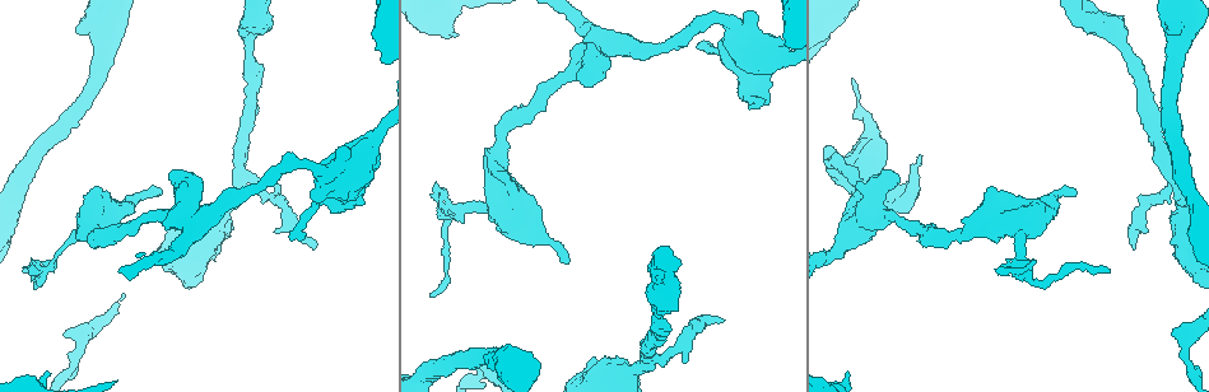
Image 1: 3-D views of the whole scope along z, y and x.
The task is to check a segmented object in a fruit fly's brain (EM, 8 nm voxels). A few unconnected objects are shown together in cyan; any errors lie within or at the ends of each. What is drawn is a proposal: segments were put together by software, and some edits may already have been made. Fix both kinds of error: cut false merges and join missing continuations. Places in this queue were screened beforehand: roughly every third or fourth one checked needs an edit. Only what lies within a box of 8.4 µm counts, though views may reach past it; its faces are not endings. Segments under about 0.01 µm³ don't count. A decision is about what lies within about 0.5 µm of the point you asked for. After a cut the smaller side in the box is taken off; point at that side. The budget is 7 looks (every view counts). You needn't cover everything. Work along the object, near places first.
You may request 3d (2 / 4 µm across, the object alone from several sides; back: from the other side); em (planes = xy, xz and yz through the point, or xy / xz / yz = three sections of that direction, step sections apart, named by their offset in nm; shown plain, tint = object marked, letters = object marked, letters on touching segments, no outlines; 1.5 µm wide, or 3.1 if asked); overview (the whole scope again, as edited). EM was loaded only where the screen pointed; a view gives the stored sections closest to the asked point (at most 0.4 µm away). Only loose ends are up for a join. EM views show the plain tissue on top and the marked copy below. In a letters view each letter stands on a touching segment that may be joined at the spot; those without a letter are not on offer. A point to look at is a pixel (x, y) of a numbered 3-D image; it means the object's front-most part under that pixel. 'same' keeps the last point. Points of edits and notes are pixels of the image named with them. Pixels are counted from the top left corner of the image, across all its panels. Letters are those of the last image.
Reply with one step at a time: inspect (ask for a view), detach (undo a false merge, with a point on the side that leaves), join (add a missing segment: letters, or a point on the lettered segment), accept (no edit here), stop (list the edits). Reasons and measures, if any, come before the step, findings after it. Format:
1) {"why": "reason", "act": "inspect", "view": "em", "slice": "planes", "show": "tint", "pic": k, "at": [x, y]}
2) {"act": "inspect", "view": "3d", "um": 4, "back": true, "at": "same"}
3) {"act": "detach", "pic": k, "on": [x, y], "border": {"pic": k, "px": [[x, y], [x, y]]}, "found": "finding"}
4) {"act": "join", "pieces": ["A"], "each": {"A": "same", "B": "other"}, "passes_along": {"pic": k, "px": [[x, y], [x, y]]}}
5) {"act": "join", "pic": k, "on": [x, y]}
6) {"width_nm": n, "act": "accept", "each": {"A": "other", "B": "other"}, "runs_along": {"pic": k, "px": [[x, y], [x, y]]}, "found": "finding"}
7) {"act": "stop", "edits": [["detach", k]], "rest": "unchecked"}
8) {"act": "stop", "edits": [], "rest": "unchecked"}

{"why": "free end", "act": "inspect", "view": "em", "slice": "xz", "step": 8, "show": "letters", "pic": 1, "at": [1134, 246]}

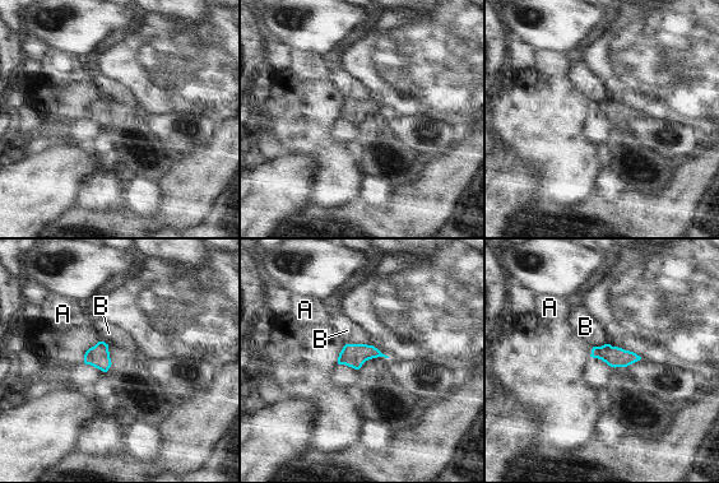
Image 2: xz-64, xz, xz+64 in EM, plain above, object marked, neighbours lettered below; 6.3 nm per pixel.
{"act": "accept", "each": {"A": "other", "B": "other"}, "border": {"pic": 2, "px": [[346, 343], [366, 343], [370, 346]]}, "found": "no lettered segment goes on from it"}

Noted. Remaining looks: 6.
{"why": "free end", "act": "inspect", "view": "em", "slice": "planes", "show": "letters", "pic": 1, "at": [698, 42]}

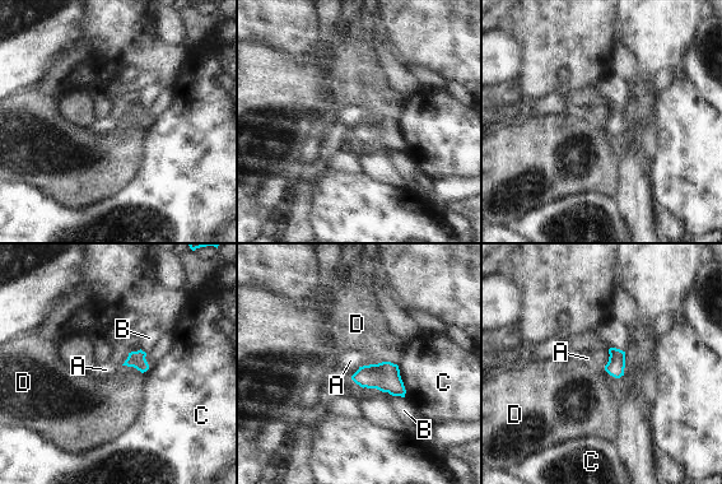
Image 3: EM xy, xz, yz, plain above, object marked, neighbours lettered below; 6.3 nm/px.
{"width_nm": 110, "act": "accept", "each": {"A": "other", "B": "other", "C": "other", "D": "other"}, "border": {"pic": 3, "px": [[360, 366], [353, 375]]}, "found": "none of them fits"}

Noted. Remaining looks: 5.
{"why": "stops while still wide", "act": "inspect", "view": "em", "slice": "planes", "show": "letters", "pic": 1, "at": [848, 375]}

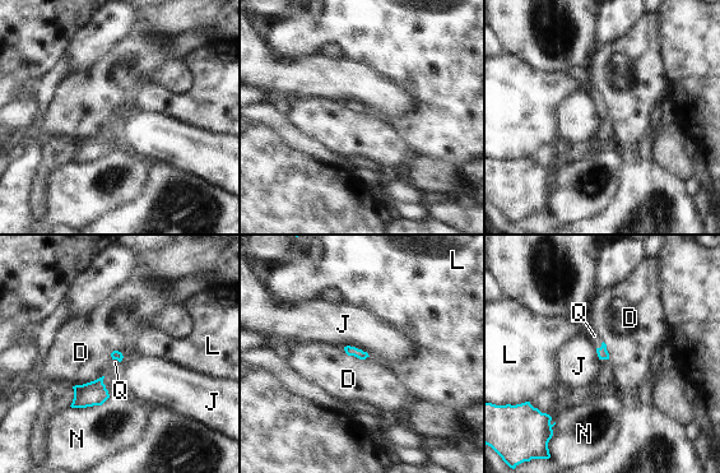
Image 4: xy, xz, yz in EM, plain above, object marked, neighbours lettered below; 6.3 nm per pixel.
{"act": "join", "pieces": ["Q"], "each": {"D": "other", "J": "other", "L": "other", "N": "other", "Q": "same"}, "passes_along": {"pic": 4, "px": [[602, 352], [602, 346], [594, 335]]}, "found": "the neuron continues"}

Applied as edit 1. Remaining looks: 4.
{"act": "stop", "edits": [["join", 4]], "rest": "unchecked"}

